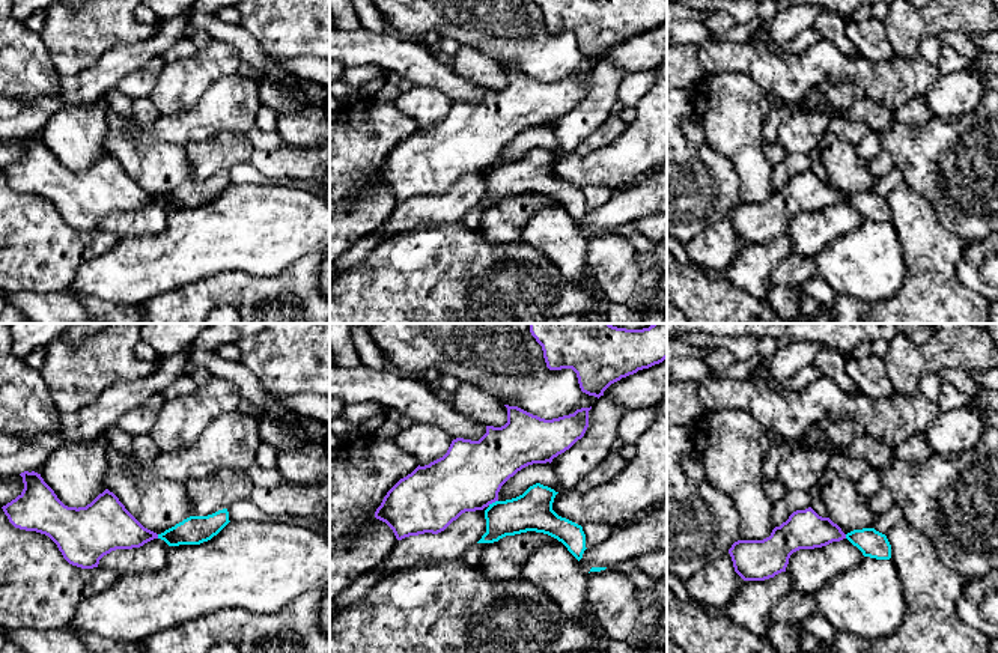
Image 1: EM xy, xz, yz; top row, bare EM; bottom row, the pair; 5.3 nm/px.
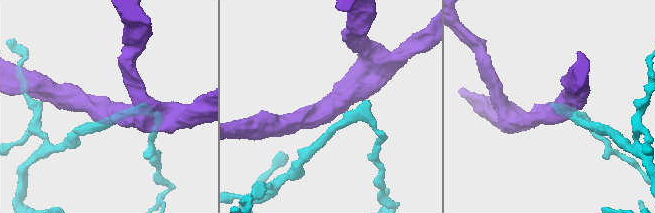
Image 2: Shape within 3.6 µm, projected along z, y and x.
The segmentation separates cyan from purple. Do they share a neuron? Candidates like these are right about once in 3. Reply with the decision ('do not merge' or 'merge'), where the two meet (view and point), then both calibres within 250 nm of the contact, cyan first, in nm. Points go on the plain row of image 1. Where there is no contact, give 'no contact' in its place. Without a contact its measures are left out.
do not merge | xz (492, 166) | 200/360 nm

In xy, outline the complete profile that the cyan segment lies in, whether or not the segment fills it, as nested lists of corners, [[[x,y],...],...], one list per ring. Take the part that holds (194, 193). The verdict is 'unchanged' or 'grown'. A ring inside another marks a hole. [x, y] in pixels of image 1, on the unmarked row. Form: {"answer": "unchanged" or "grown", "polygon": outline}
{"answer": "unchanged", "polygon": [[[227,172],[208,179],[190,179],[175,190],[158,197],[169,209],[200,208],[211,203],[229,187]]]}

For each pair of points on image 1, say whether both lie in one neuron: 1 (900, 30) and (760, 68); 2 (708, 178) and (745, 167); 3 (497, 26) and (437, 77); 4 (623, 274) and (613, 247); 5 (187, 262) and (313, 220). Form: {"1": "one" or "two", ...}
{"1": "two", "2": "two", "3": "two", "4": "one", "5": "one"}

